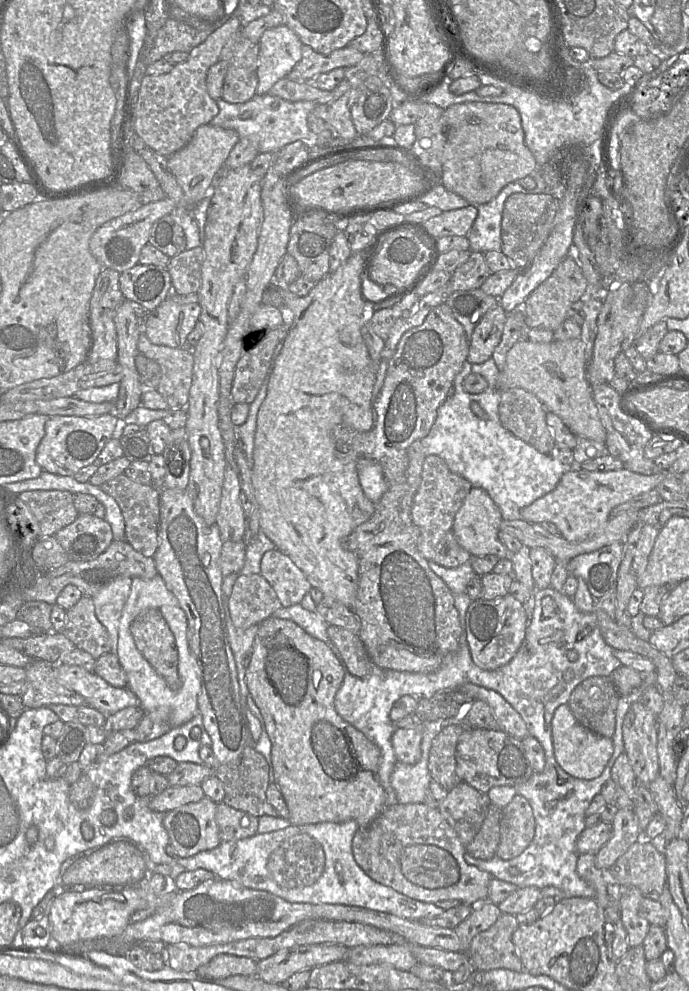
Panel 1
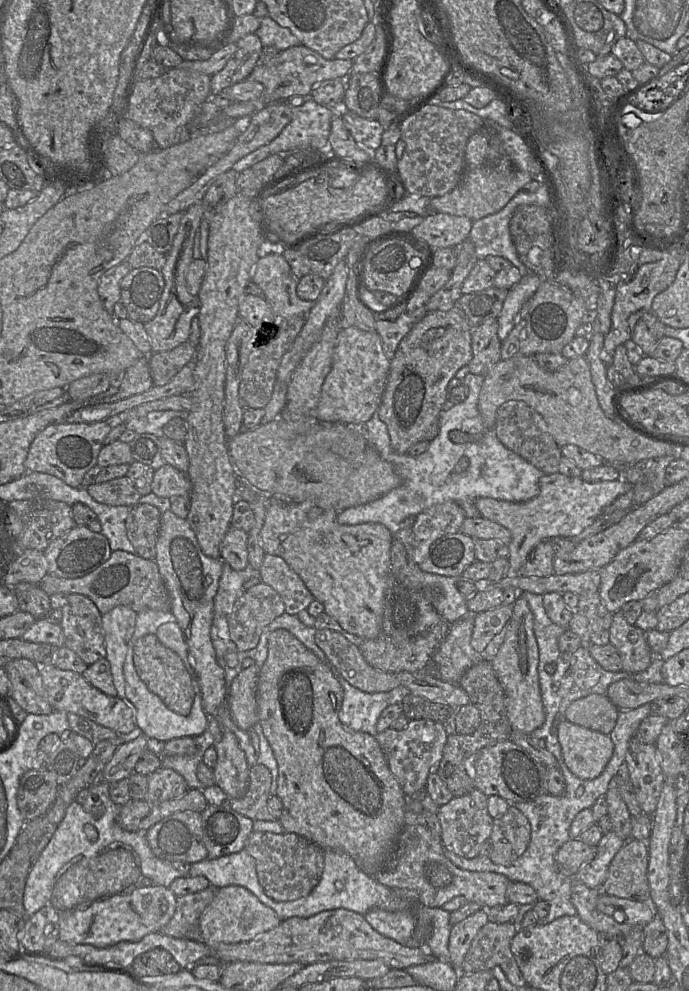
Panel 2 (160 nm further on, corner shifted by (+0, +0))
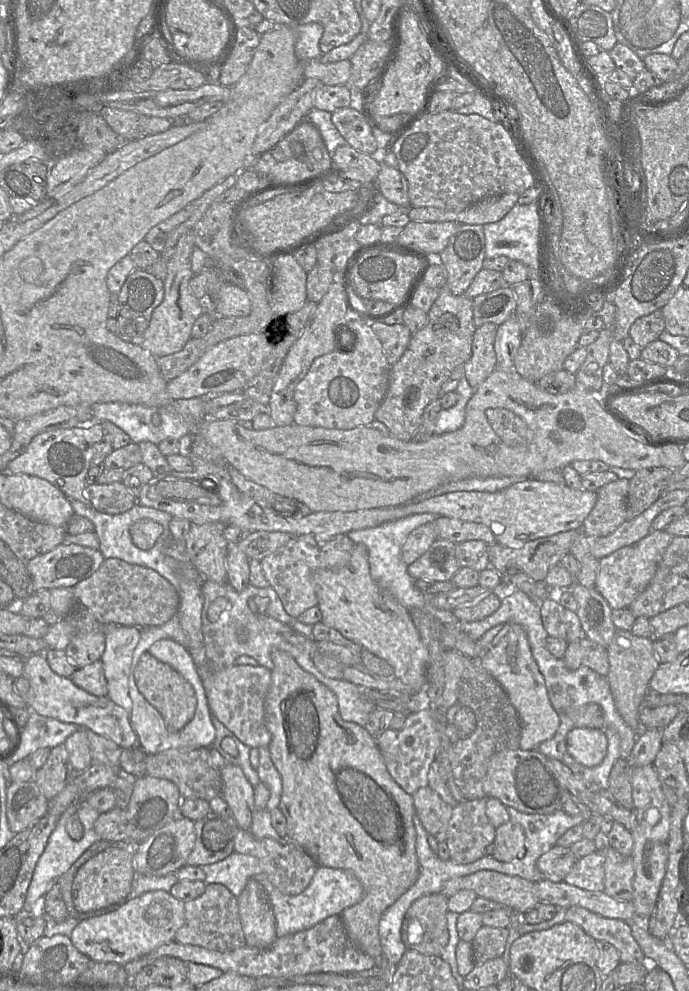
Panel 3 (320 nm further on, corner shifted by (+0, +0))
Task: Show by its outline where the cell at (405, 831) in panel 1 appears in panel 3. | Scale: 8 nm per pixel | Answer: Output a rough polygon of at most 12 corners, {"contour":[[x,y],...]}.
{"contour":[[493,870],[452,878],[464,889],[519,915],[540,903],[534,882]]}

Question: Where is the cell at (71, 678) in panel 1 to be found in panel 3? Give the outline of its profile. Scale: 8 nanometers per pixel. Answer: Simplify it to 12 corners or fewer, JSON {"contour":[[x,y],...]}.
{"contour":[[45,653],[22,659],[28,708],[138,745],[130,713],[57,675]]}

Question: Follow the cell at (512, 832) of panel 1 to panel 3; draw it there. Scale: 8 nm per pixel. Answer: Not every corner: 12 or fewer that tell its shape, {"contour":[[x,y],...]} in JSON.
{"contour":[[509,820],[496,828],[493,858],[525,855],[523,827]]}

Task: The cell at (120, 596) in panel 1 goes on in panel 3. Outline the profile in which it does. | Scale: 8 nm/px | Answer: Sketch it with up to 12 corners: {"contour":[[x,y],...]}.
{"contour":[[104,625],[108,698],[132,710],[129,674],[141,629]]}

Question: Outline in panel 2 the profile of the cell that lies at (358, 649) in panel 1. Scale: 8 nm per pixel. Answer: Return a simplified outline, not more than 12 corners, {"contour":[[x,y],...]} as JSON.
{"contour":[[321,629],[316,645],[340,675],[367,693],[400,686],[373,668],[340,633]]}

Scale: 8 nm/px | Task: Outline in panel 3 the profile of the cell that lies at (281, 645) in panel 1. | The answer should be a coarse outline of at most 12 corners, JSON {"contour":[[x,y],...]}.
{"contour":[[273,650],[265,723],[287,837],[360,881],[379,937],[415,884],[413,797],[337,697]]}

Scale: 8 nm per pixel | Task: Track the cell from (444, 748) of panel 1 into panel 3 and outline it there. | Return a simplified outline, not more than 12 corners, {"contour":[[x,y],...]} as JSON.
{"contour":[[470,658],[457,698],[476,729],[450,761],[466,800],[488,798],[492,757],[520,748],[522,723],[502,686]]}

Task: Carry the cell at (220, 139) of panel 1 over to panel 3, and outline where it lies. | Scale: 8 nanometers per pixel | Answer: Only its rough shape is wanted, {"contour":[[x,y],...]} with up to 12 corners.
{"contour":[[192,231],[167,262],[144,332],[155,357],[181,351],[203,309],[190,289]]}

